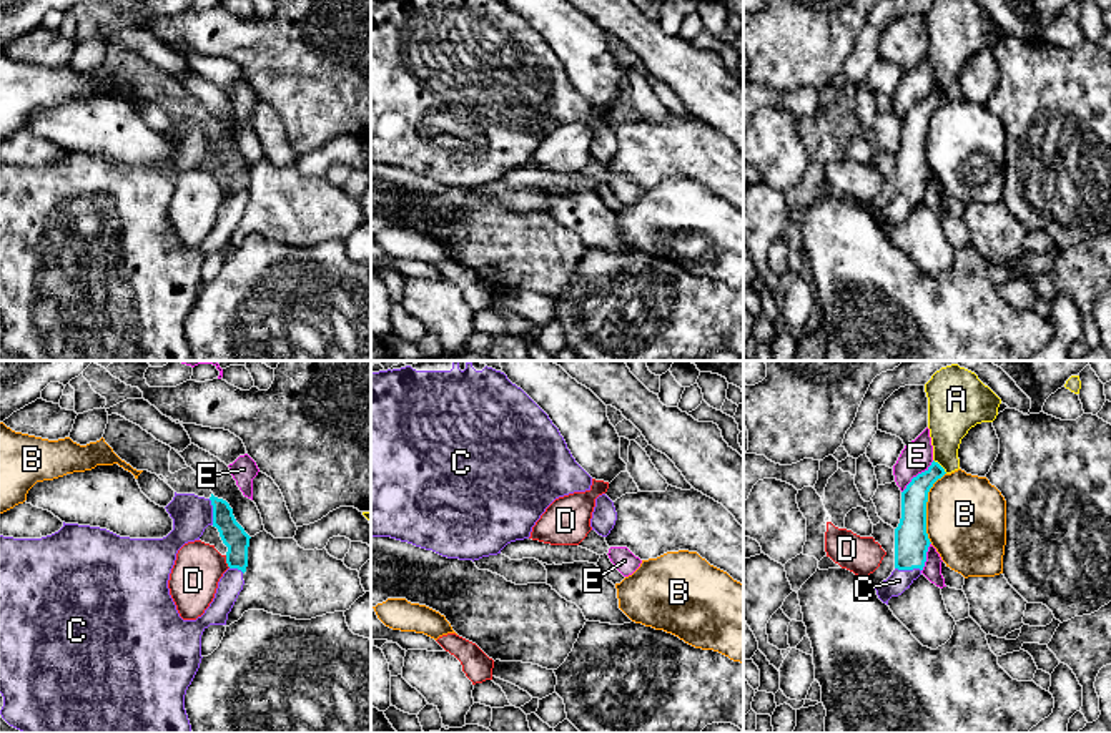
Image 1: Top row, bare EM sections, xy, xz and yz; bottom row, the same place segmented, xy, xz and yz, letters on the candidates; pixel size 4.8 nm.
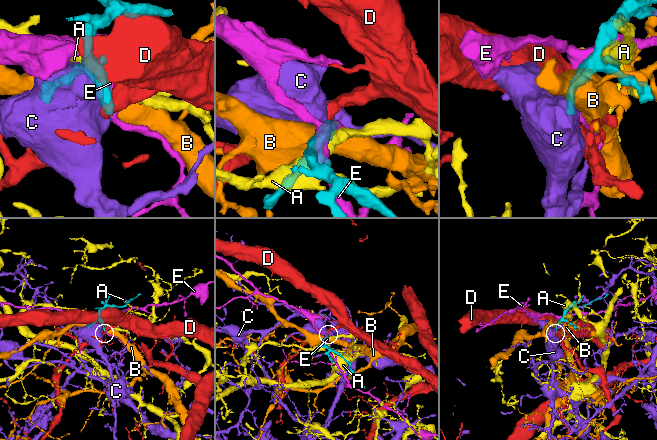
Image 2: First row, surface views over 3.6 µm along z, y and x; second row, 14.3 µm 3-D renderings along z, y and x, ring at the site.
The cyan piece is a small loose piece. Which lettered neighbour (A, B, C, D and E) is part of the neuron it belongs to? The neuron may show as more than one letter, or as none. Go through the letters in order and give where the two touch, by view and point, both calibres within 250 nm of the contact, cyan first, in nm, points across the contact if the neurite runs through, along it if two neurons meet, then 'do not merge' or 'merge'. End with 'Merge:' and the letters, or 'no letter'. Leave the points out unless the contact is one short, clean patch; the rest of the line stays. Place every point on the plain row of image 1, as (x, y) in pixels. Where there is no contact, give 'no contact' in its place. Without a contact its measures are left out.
A: meets cyan in yz at (940, 93); 130 nm thick on the cyan side, 220 nm on the other; do not merge
B: meets cyan in yz at (925, 135); 170 nm thick on the cyan side, 380 nm on the other; do not merge
C: meets cyan in xy at (213, 140); 120 nm thick on the cyan side, 190 nm on the other; merge
D: meets cyan in xy at (227, 190); 120 nm thick on the cyan side, 240 nm on the other; border along xy (225, 183), (225, 190), (230, 195); do not merge
E: meets cyan in yz at (917, 103); 140 nm thick on the cyan side, 150 nm on the other; do not merge
Merge: C

